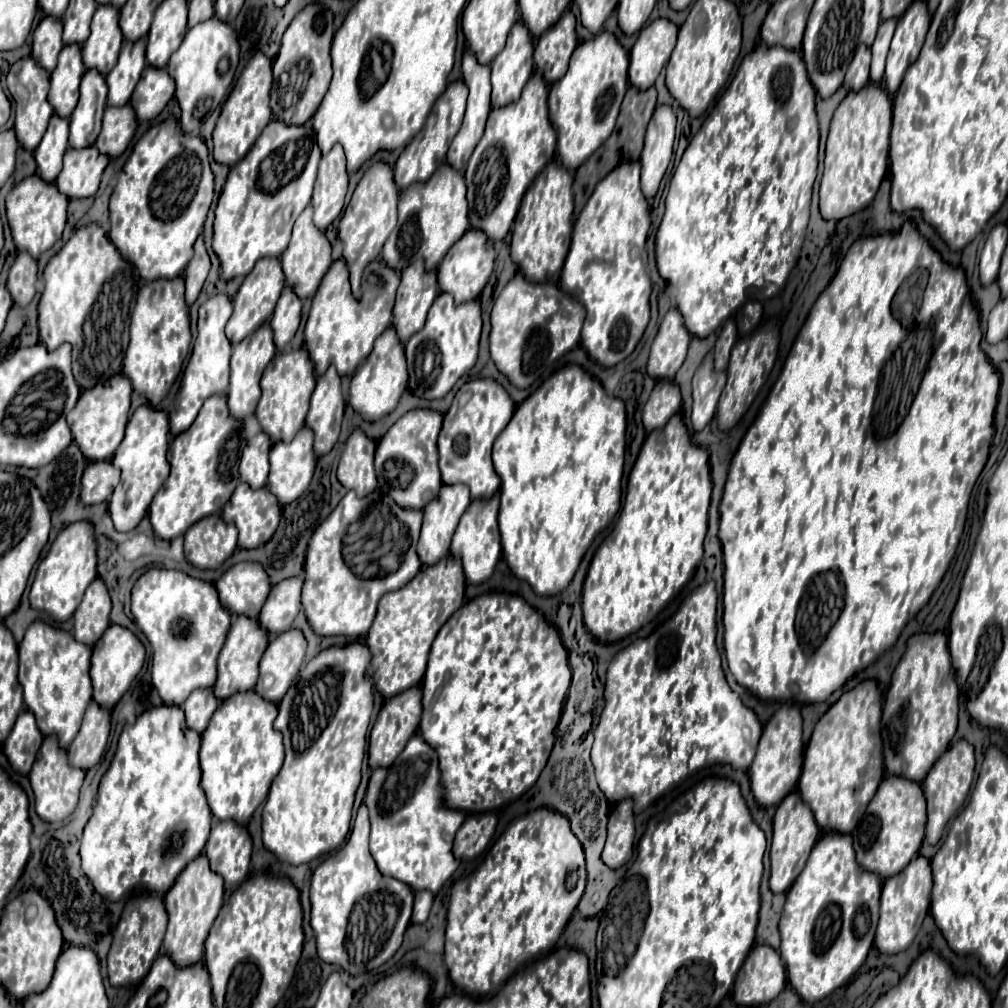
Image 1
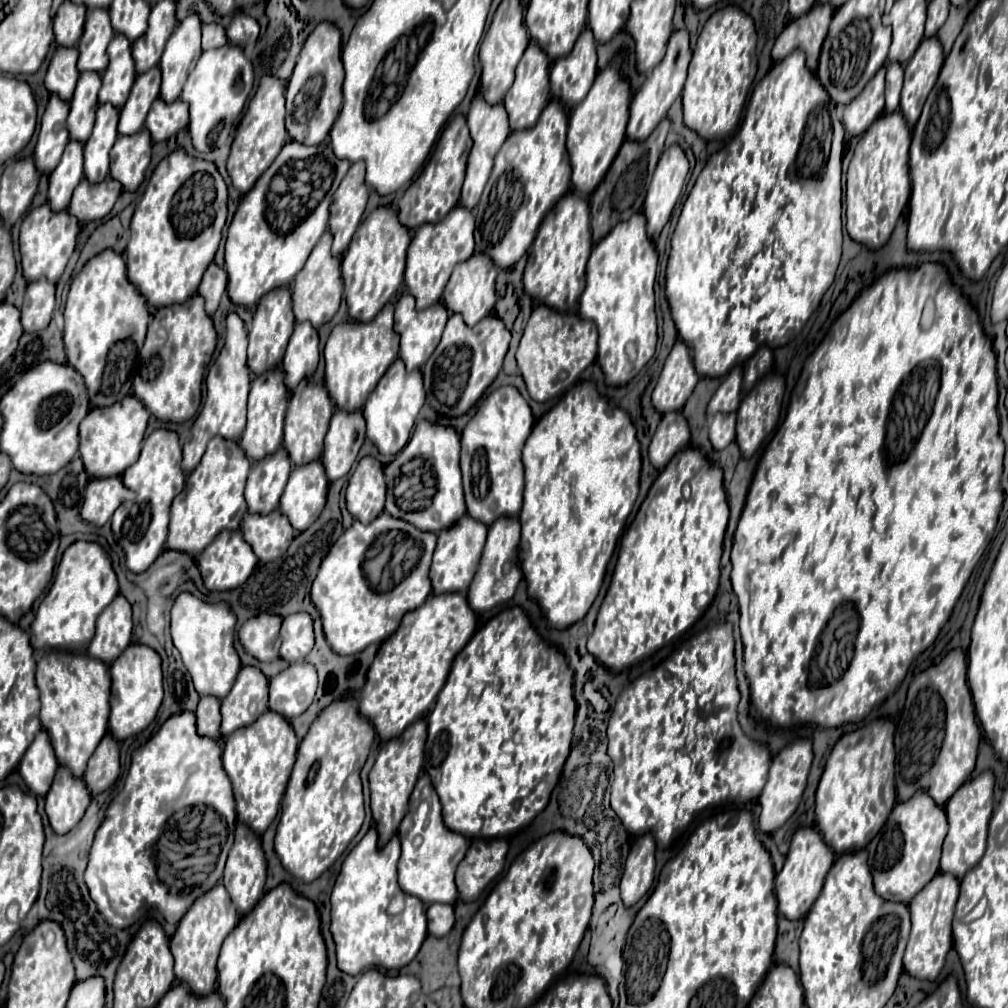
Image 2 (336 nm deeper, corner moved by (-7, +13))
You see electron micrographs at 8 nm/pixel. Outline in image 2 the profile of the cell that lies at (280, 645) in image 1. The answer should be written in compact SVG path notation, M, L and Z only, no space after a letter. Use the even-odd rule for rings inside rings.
M293 662L269 680L269 708L287 720L299 716L313 702L317 670L309 662Z

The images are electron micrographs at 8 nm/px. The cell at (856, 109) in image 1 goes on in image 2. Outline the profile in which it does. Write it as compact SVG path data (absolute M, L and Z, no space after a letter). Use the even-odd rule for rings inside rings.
M901 112L881 114L861 136L849 170L847 170L847 192L845 192L845 214L847 214L847 232L853 240L875 250L881 248L889 234L895 228L897 218L901 216L909 192L909 144L911 128L905 126Z

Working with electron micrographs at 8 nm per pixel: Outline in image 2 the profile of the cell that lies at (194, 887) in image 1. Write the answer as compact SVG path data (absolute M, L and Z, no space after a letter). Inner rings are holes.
M217 882L207 894L199 896L187 914L177 924L177 930L171 938L171 952L175 956L175 976L177 980L185 982L195 996L207 996L215 990L217 980L217 956L225 936L237 926L239 912L235 910L229 894L225 892L223 884Z

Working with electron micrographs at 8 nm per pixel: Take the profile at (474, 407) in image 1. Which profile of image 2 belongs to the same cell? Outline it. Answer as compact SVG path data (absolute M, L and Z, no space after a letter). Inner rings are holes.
M501 386L487 394L475 408L473 418L461 432L461 474L467 514L483 524L501 516L517 516L523 502L521 448L531 434L535 420L529 404L515 386Z

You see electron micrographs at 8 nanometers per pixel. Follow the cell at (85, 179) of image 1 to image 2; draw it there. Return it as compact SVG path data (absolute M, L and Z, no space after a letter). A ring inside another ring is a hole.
M107 176L103 182L91 186L87 178L79 182L79 186L73 192L69 212L79 220L79 222L91 222L91 220L101 220L115 204L117 196L121 194L119 182L115 182L111 176Z

